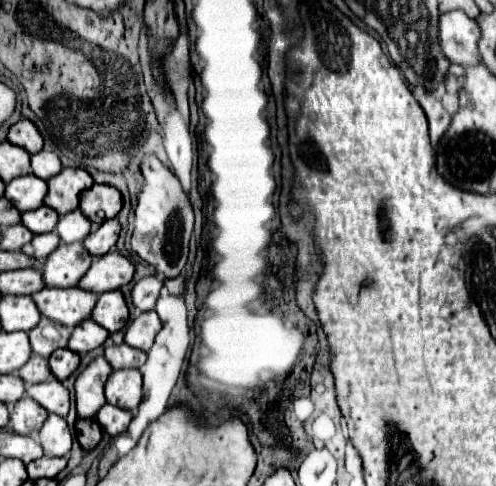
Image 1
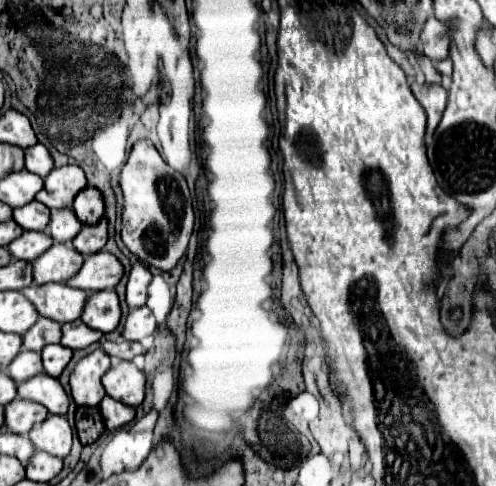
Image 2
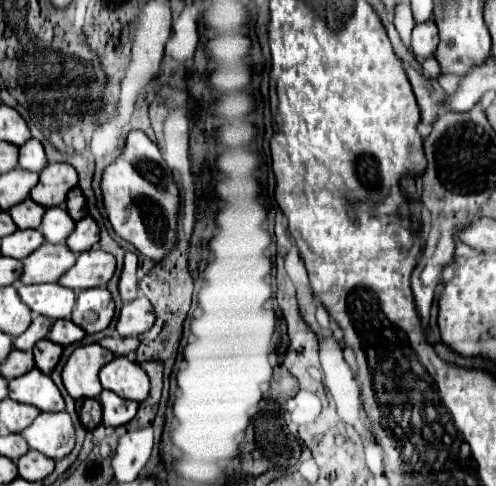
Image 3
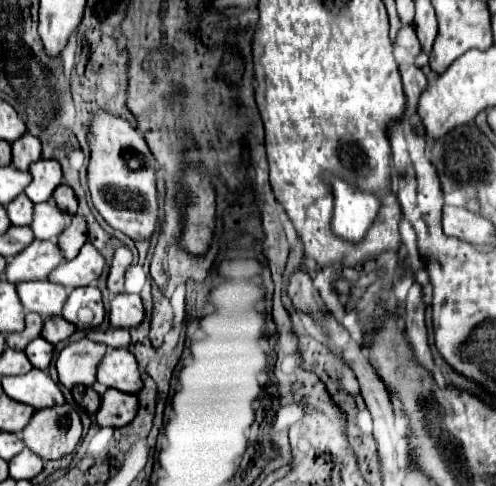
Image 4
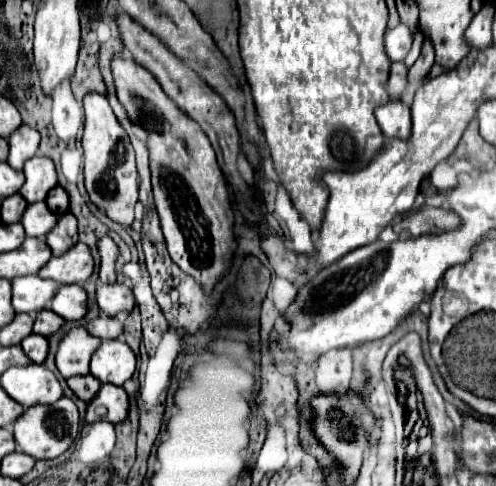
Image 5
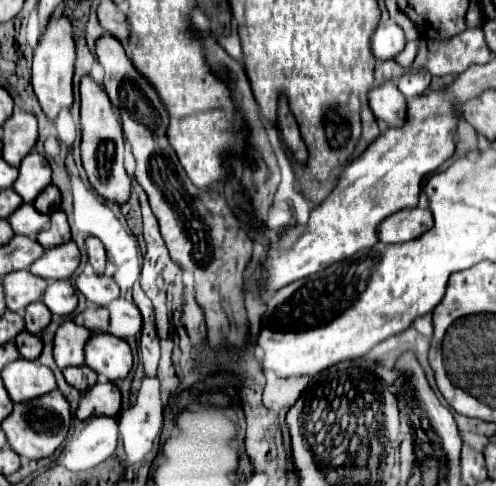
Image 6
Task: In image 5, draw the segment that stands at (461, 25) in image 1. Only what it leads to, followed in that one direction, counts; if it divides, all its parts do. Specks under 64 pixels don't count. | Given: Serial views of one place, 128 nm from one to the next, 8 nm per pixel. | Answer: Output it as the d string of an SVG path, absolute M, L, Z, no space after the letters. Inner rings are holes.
M398 24L384 36L384 50L390 60L404 60L412 44L412 34L406 24Z

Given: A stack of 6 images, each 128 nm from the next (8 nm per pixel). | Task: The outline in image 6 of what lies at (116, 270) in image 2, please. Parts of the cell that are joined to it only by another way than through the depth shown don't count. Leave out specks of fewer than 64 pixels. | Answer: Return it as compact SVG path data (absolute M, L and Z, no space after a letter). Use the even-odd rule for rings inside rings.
M66 242L54 248L46 248L44 256L40 256L30 266L30 272L46 280L56 280L56 278L68 280L68 276L78 268L78 264L80 264L78 246L74 242Z

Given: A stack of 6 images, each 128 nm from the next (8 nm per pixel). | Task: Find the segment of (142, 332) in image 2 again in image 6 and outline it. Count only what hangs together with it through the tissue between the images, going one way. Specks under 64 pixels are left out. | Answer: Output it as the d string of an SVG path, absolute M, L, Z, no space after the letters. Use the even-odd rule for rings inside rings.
M82 272L76 278L76 288L96 306L106 306L108 302L116 300L120 296L120 288L114 282L114 278L100 276L100 274L86 274Z

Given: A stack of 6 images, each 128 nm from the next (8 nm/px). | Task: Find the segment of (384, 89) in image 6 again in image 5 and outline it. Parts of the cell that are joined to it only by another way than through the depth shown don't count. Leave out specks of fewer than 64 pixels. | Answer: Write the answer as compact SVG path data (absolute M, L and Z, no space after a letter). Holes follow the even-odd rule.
M388 100L374 111L376 120L386 138L410 136L410 108L402 100Z

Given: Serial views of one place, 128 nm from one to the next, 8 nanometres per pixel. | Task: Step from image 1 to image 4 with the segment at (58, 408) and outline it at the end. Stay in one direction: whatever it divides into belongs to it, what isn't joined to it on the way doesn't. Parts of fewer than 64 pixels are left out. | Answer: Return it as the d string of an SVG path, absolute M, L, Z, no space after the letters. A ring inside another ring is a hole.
M32 368L28 374L22 376L4 376L2 388L12 400L28 404L36 410L48 406L60 406L66 402L64 394L50 378L50 374L38 368Z

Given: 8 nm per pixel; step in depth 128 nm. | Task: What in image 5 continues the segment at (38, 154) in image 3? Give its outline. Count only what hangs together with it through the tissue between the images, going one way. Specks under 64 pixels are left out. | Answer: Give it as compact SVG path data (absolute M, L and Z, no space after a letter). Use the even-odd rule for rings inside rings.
M20 124L20 128L16 128L10 138L10 156L8 156L8 164L16 170L22 170L24 162L32 156L36 156L38 152L38 144L40 144L40 132L28 124Z

